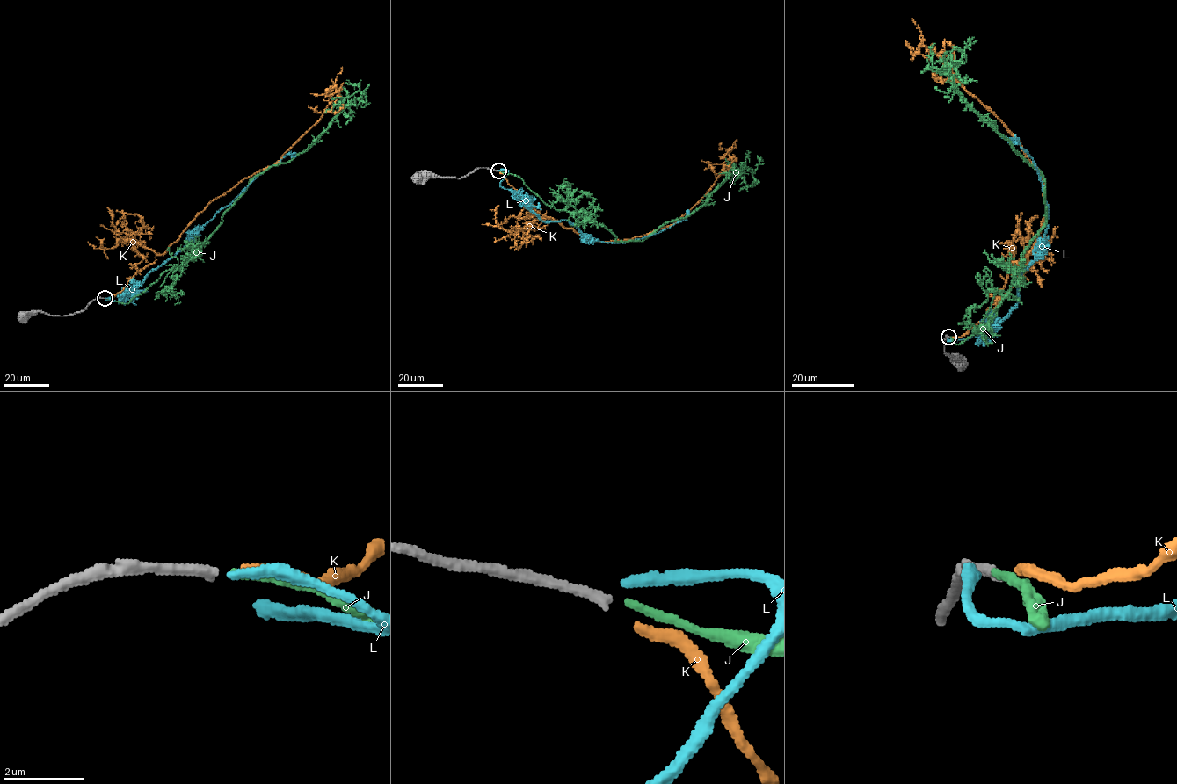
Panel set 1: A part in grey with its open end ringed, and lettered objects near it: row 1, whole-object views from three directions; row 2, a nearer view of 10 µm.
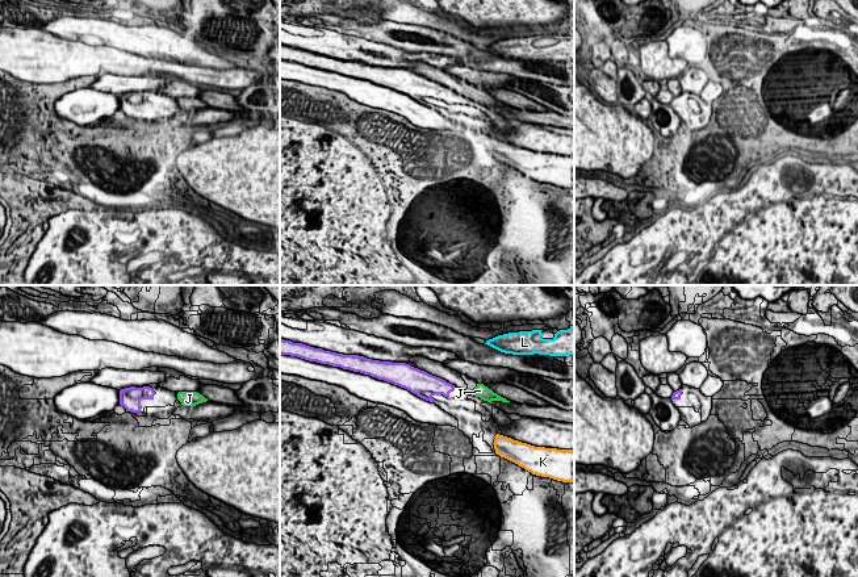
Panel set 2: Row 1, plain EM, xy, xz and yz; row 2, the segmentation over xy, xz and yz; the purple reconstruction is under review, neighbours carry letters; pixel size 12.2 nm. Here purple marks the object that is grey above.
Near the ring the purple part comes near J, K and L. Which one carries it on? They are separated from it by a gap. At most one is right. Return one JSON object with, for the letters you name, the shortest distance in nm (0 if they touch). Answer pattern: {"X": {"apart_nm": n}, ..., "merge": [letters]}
{"merge": []}

